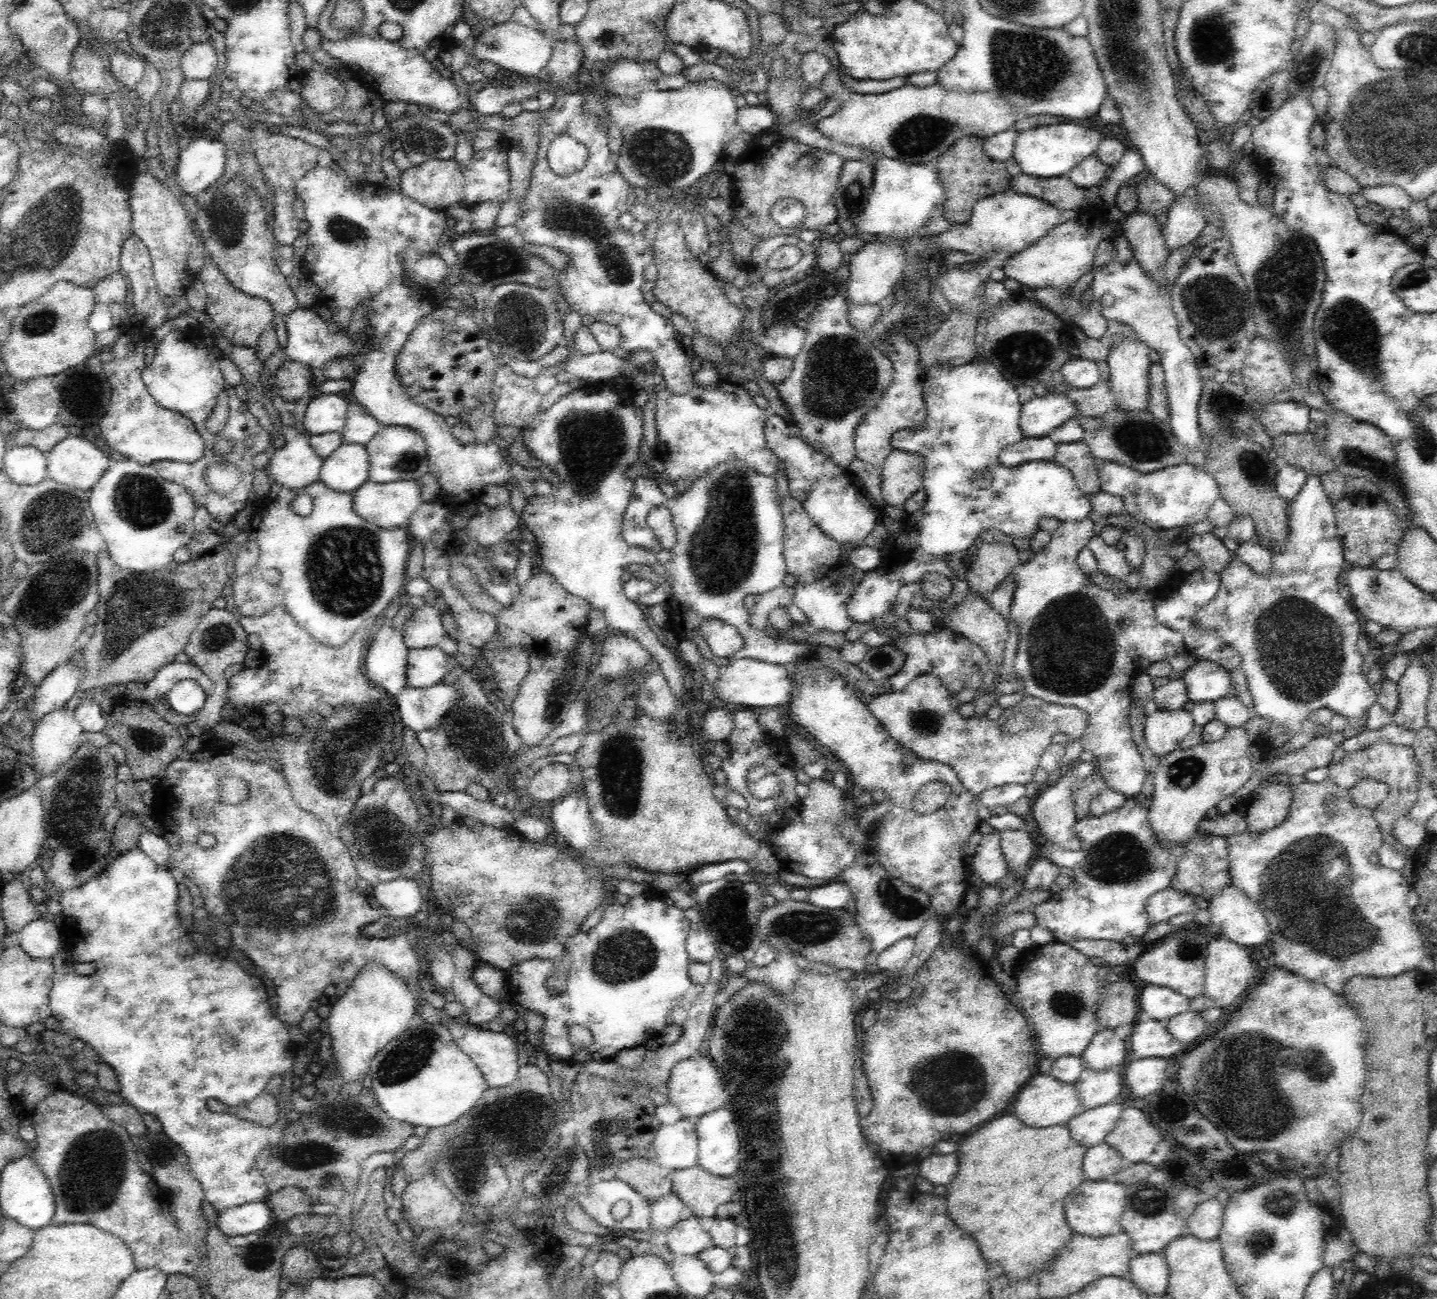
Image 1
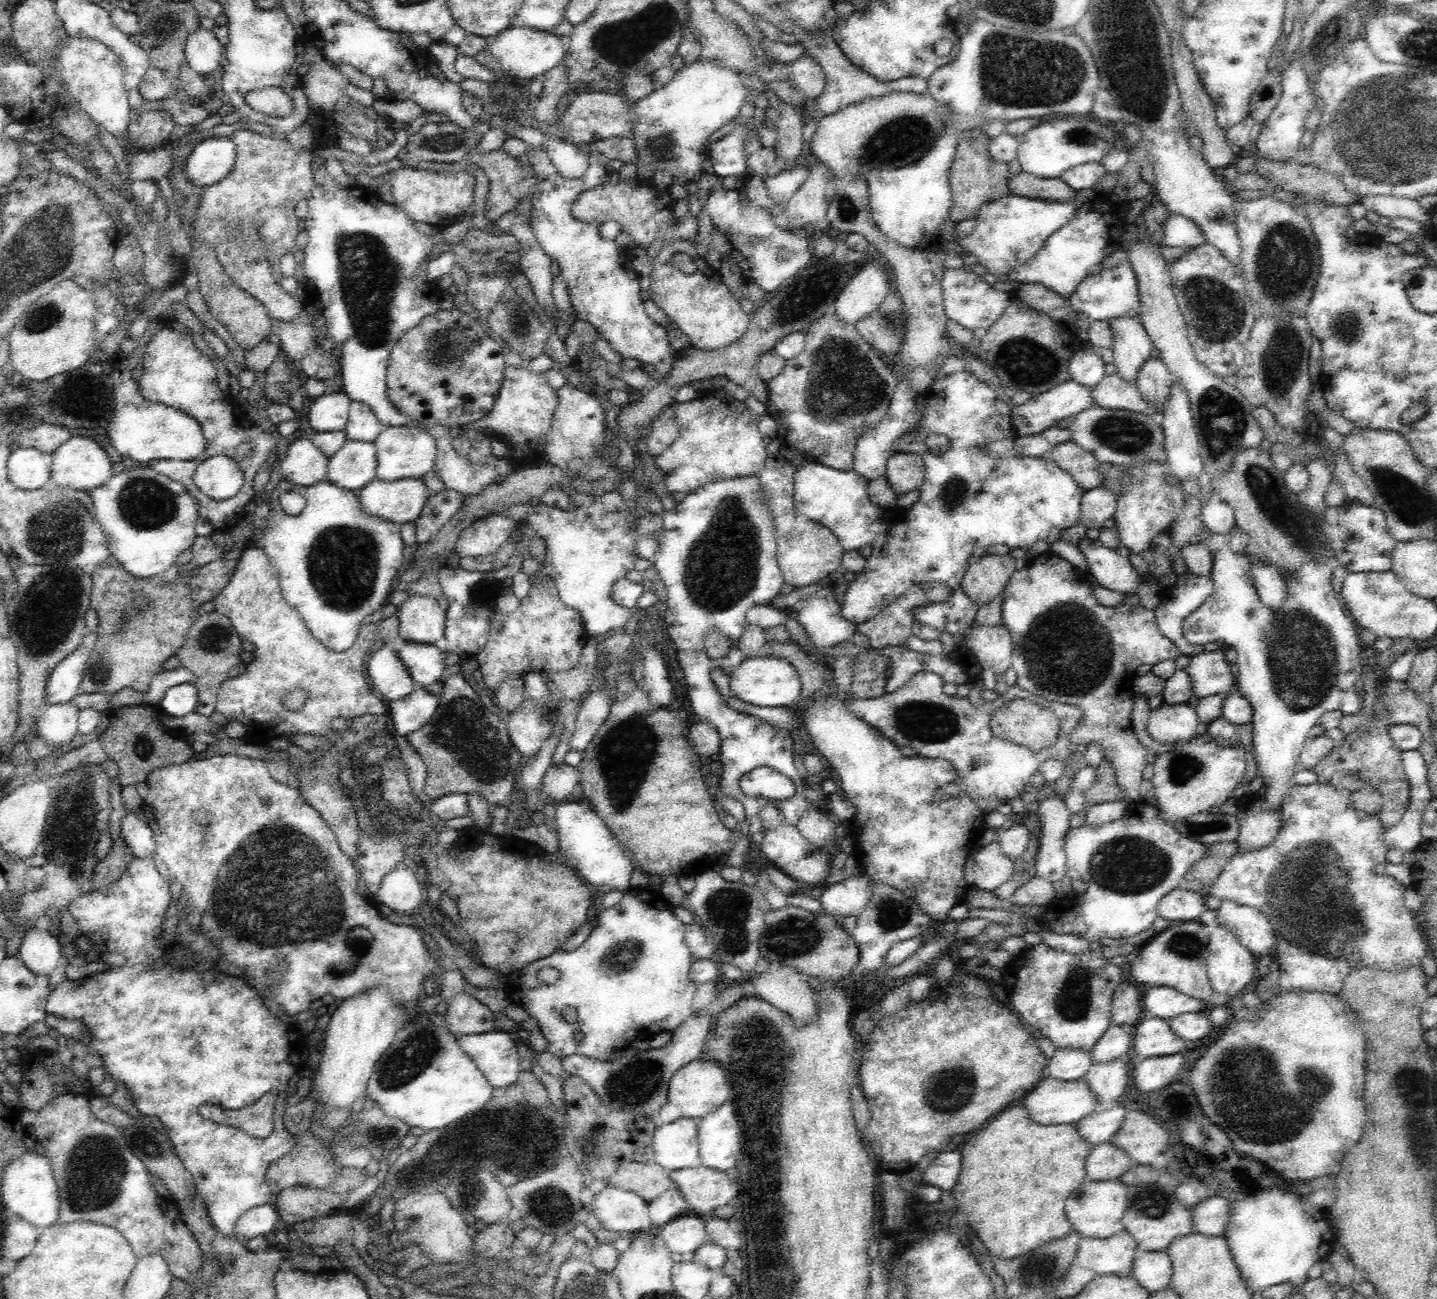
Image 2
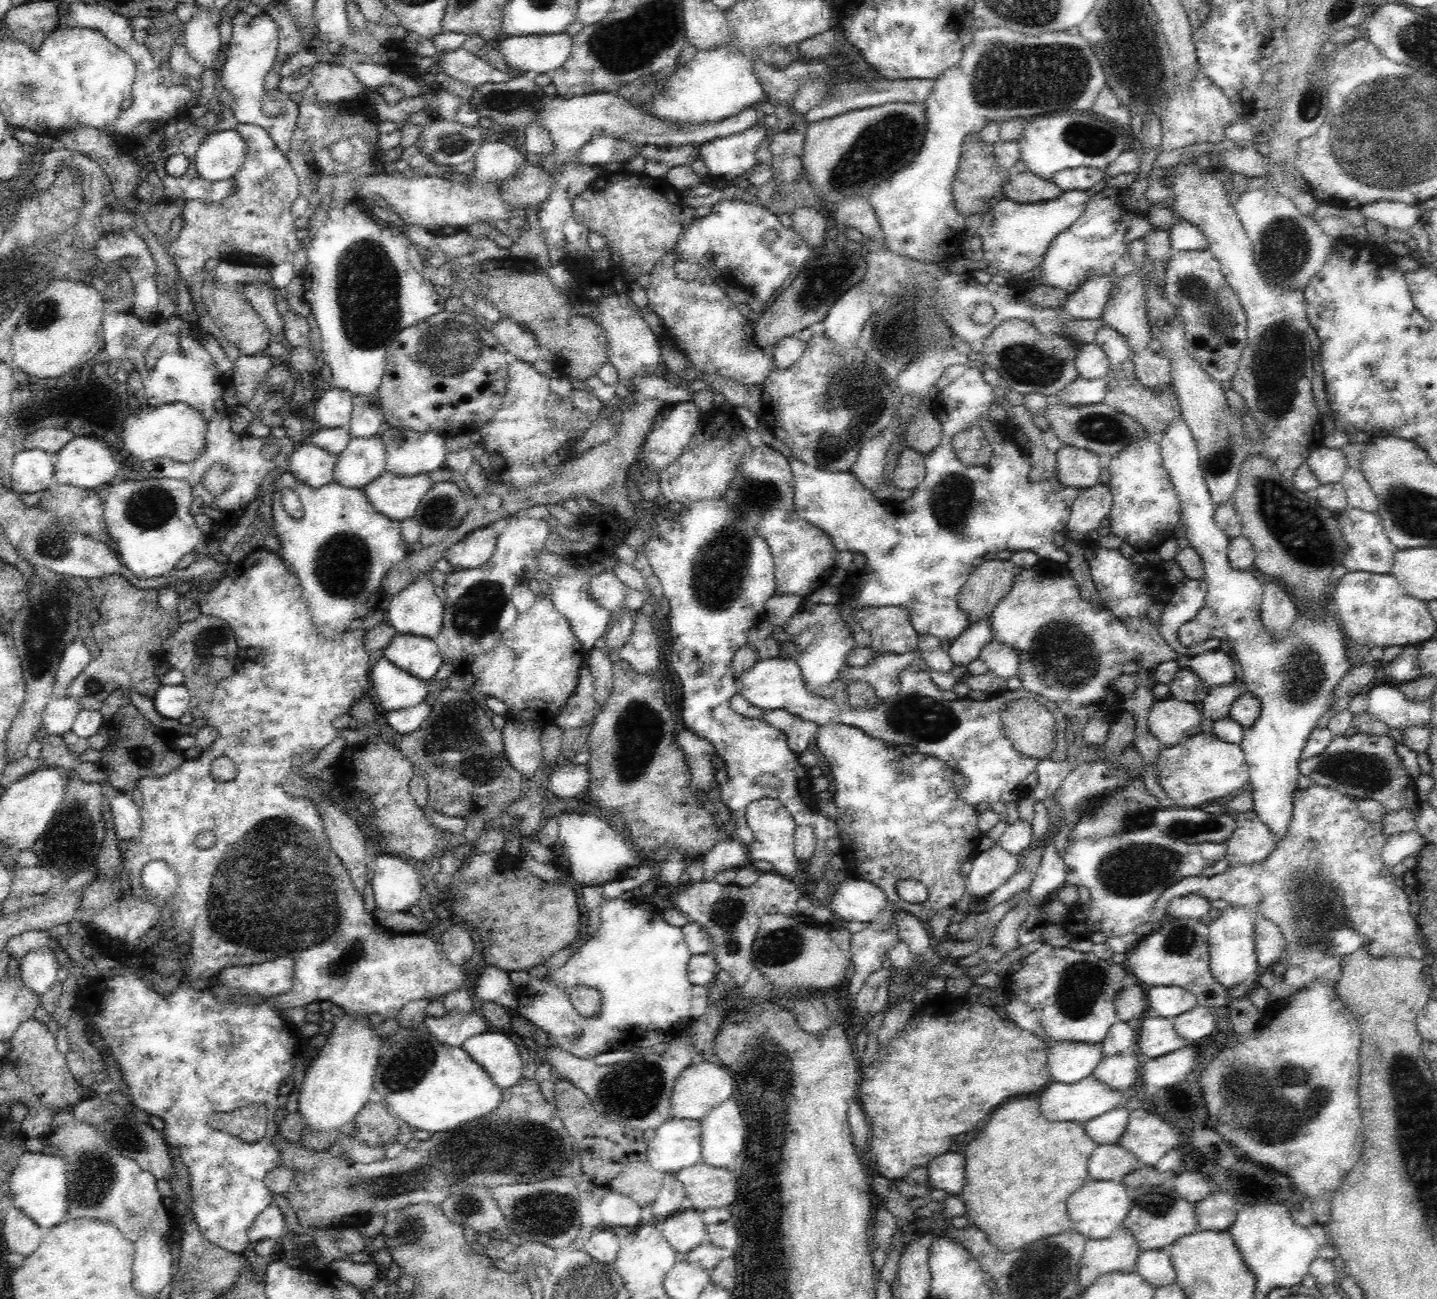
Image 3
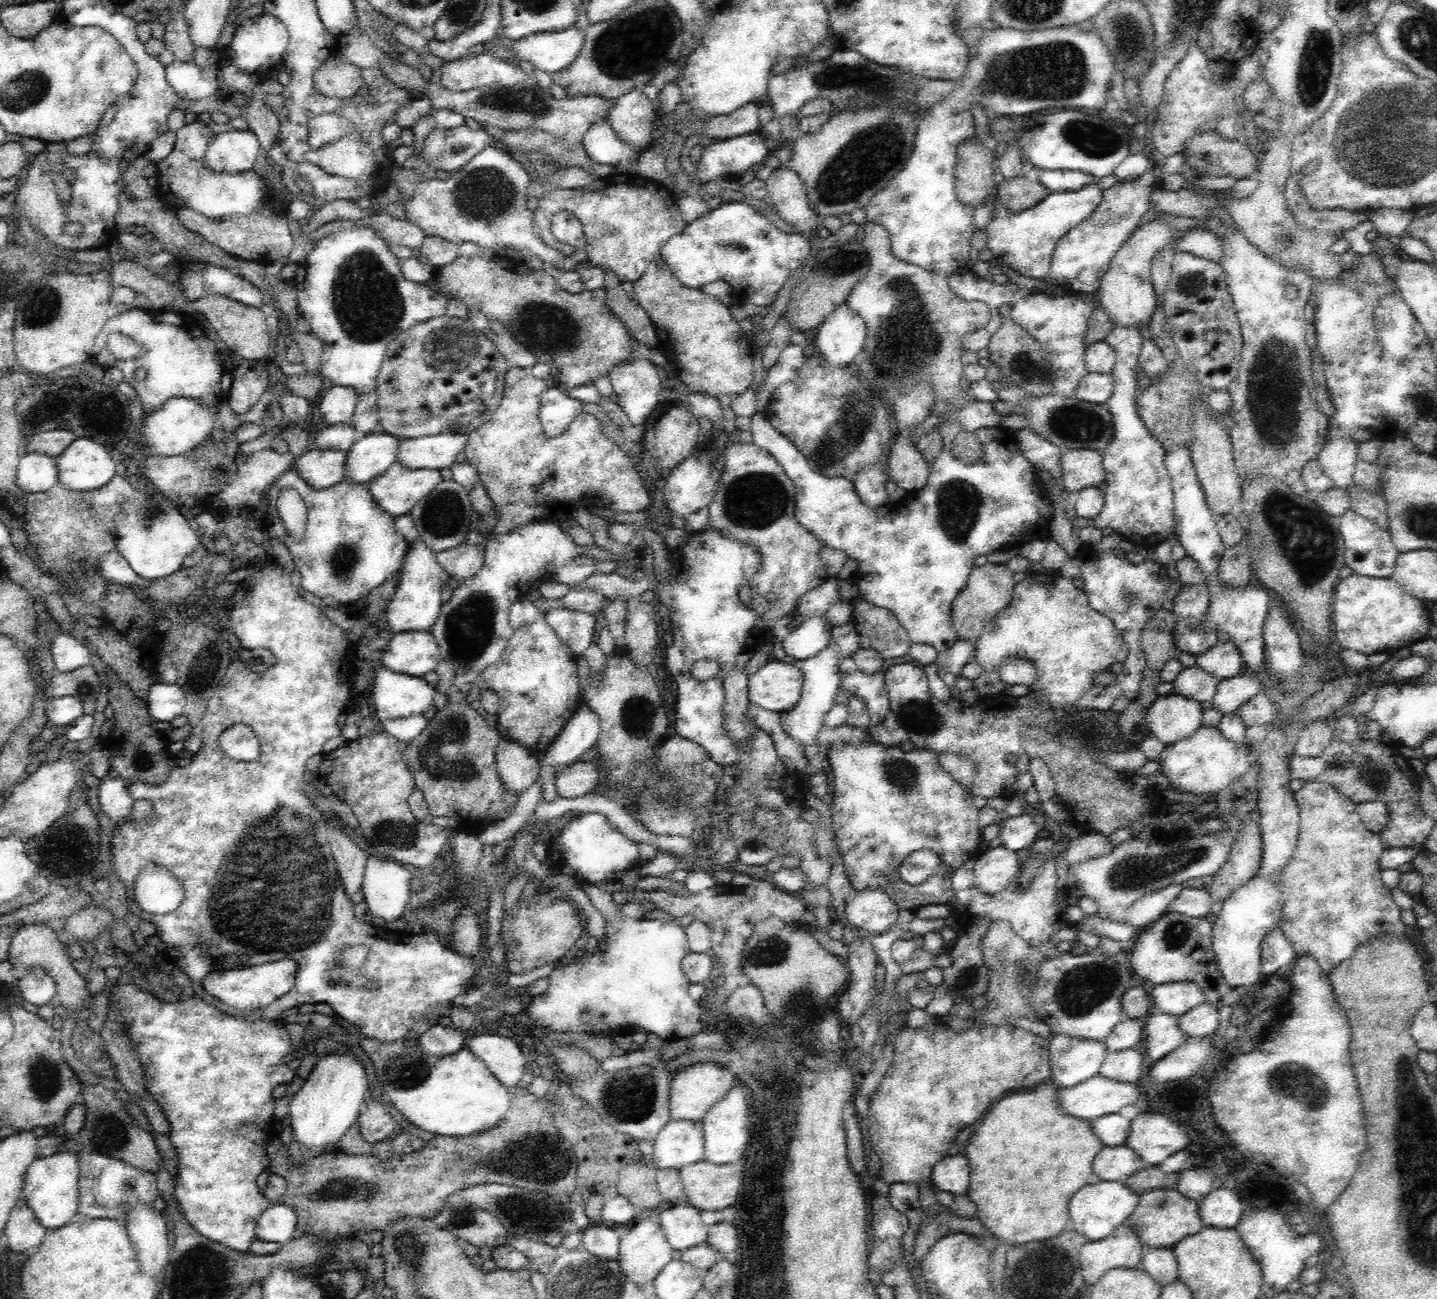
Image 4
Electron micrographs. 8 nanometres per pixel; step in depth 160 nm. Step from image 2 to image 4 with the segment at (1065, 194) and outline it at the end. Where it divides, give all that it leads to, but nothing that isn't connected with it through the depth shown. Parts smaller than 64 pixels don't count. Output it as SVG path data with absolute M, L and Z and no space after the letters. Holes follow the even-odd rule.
M1028 175L1004 180L997 186L997 200L1008 210L1017 212L1034 206L1051 192L1036 178Z

